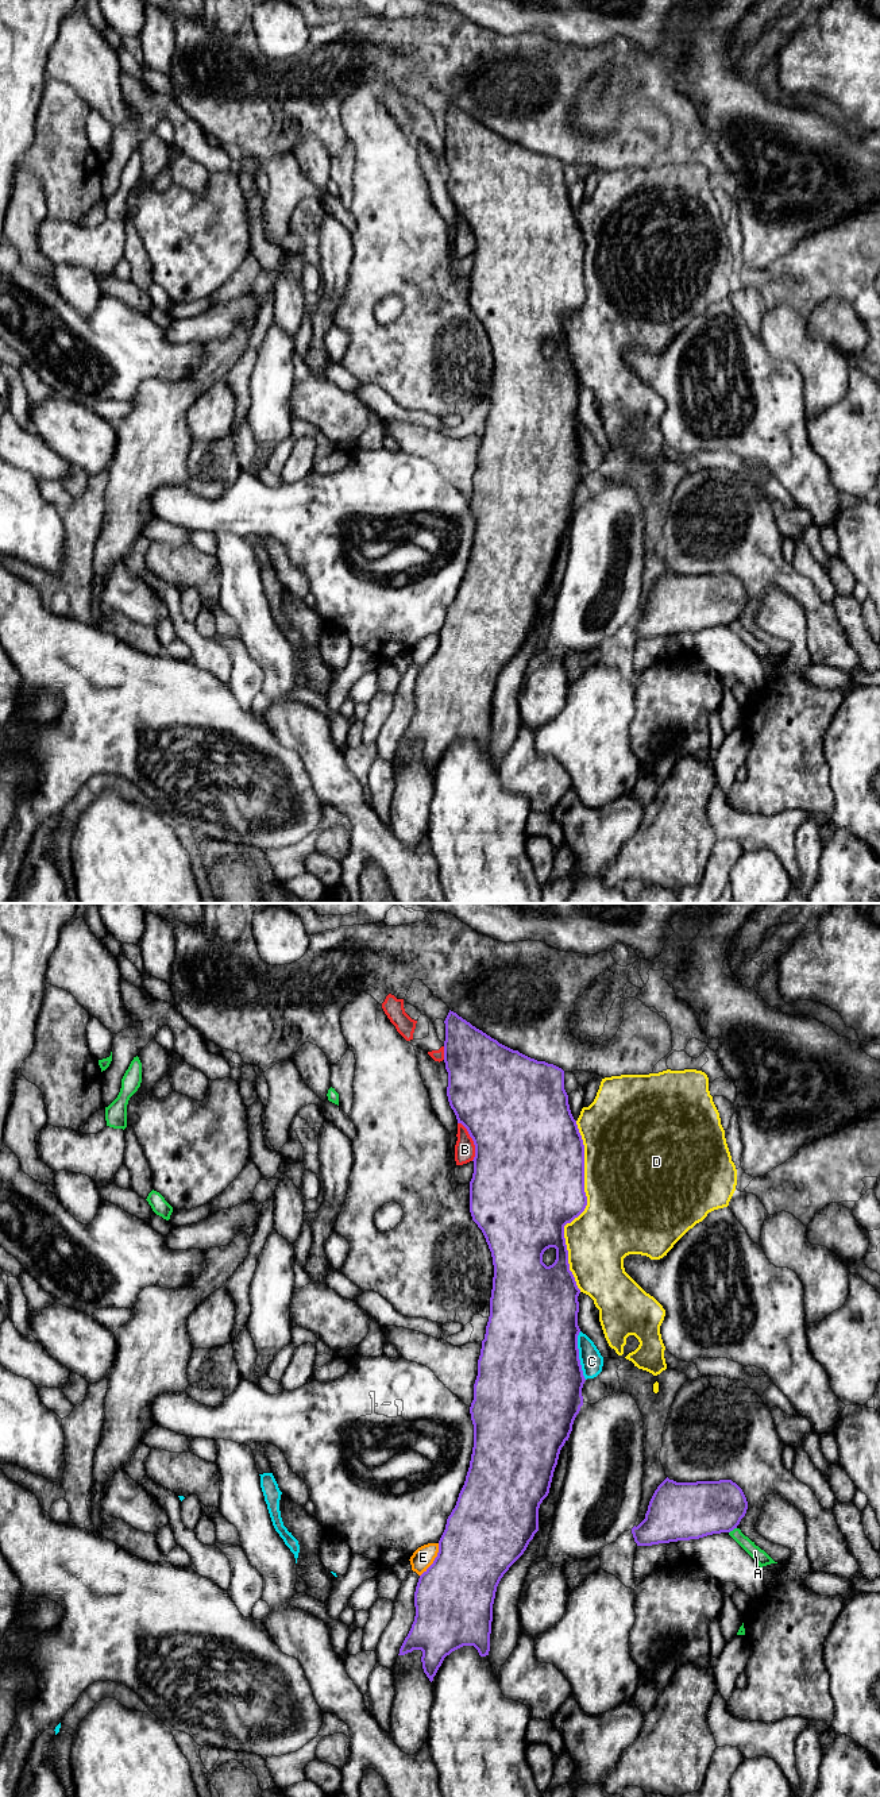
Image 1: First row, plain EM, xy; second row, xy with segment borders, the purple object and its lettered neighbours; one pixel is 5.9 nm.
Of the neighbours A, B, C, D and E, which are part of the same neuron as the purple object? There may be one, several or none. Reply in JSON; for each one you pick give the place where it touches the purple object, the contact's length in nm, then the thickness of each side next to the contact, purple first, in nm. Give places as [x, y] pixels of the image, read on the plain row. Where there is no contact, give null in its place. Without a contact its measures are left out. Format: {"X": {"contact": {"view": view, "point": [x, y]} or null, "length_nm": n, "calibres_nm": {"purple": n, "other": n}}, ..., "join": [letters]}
{"join": []}

